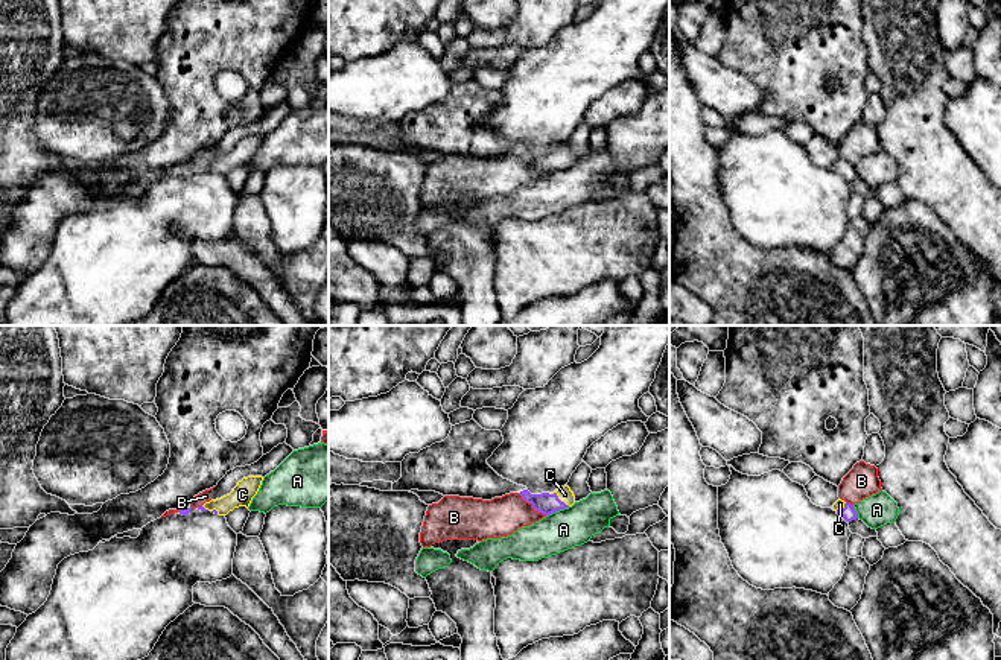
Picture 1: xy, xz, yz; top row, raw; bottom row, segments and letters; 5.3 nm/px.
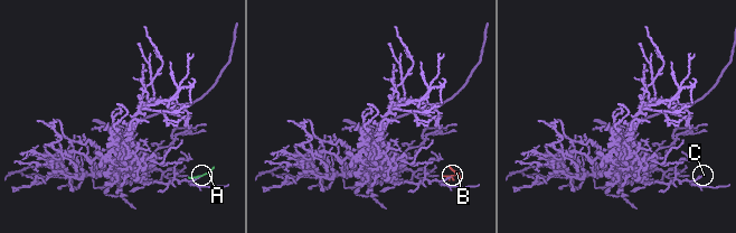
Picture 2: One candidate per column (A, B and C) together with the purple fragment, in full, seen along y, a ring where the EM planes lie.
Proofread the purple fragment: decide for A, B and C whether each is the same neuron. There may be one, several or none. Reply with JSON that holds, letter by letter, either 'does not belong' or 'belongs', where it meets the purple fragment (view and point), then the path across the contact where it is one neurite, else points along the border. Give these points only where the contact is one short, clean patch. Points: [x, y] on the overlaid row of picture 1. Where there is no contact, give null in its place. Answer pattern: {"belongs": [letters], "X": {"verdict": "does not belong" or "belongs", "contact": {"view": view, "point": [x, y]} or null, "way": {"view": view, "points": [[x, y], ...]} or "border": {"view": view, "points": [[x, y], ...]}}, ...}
{"belongs": ["C"], "A": {"verdict": "does not belong", "contact": {"view": "xz", "point": [557, 510]}}, "B": {"verdict": "does not belong", "contact": {"view": "xz", "point": [531, 504]}}, "C": {"verdict": "belongs", "contact": {"view": "xz", "point": [557, 498]}, "way": {"view": "xz", "points": [[546, 504], [557, 498], [565, 494]]}}}

